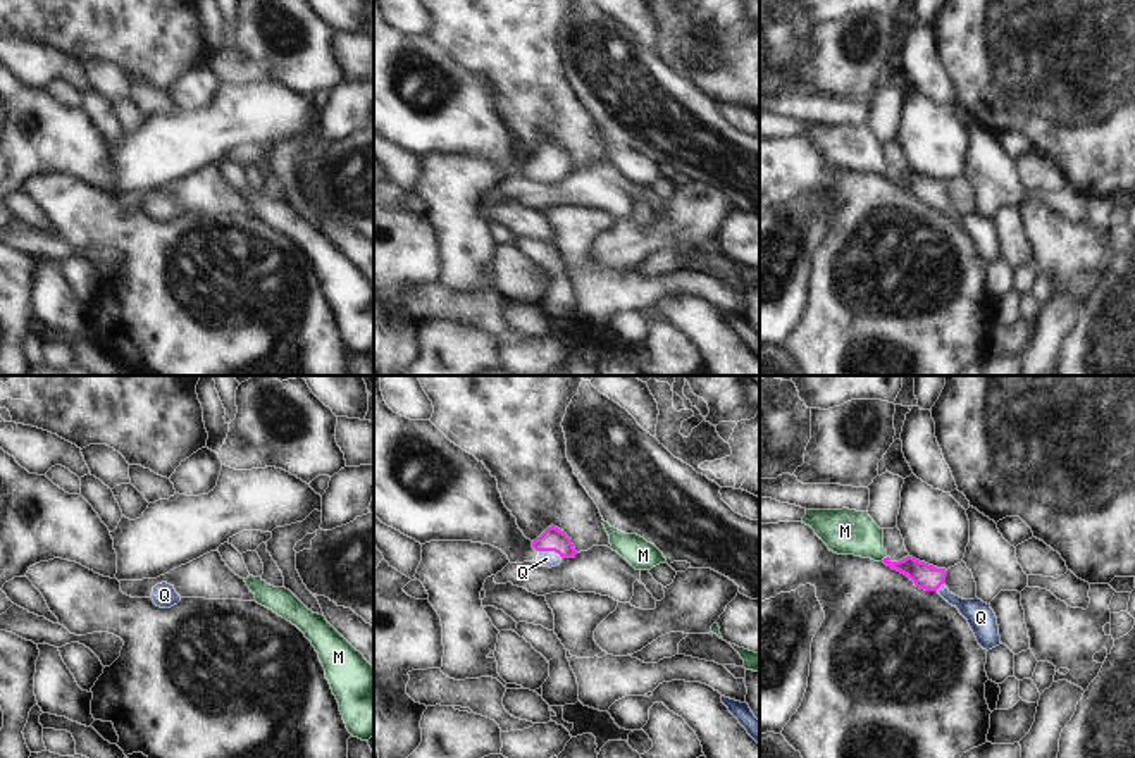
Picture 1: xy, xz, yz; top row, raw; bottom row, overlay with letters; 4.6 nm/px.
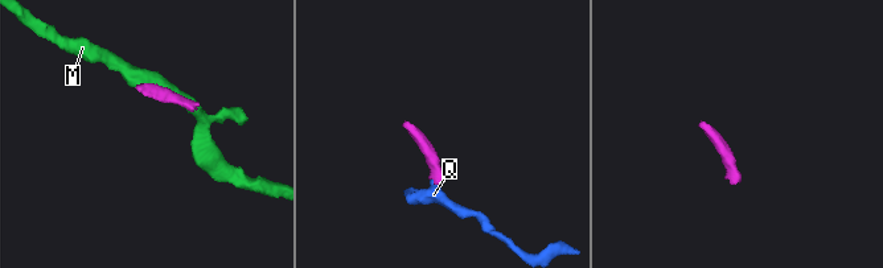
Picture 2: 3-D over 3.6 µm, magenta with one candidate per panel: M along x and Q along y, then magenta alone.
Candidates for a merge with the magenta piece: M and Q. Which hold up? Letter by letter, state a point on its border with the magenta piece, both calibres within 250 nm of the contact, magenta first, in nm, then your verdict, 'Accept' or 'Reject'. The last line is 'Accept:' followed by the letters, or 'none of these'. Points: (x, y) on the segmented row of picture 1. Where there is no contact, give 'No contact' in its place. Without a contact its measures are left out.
M: Touches magenta at yz (884, 559). Thickness 120 nm (magenta) against 220 nm. Reject
Q: Touches magenta at xz (551, 550). Thickness 110 nm (magenta) against 80 nm. Accept
Accept: Q

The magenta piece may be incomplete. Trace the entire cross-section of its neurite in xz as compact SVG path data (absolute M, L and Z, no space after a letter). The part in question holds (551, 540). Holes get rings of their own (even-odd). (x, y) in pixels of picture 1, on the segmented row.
M555 525L532 541L532 548L539 553L539 565L549 568L560 565L563 558L575 558L577 555L572 539Z

